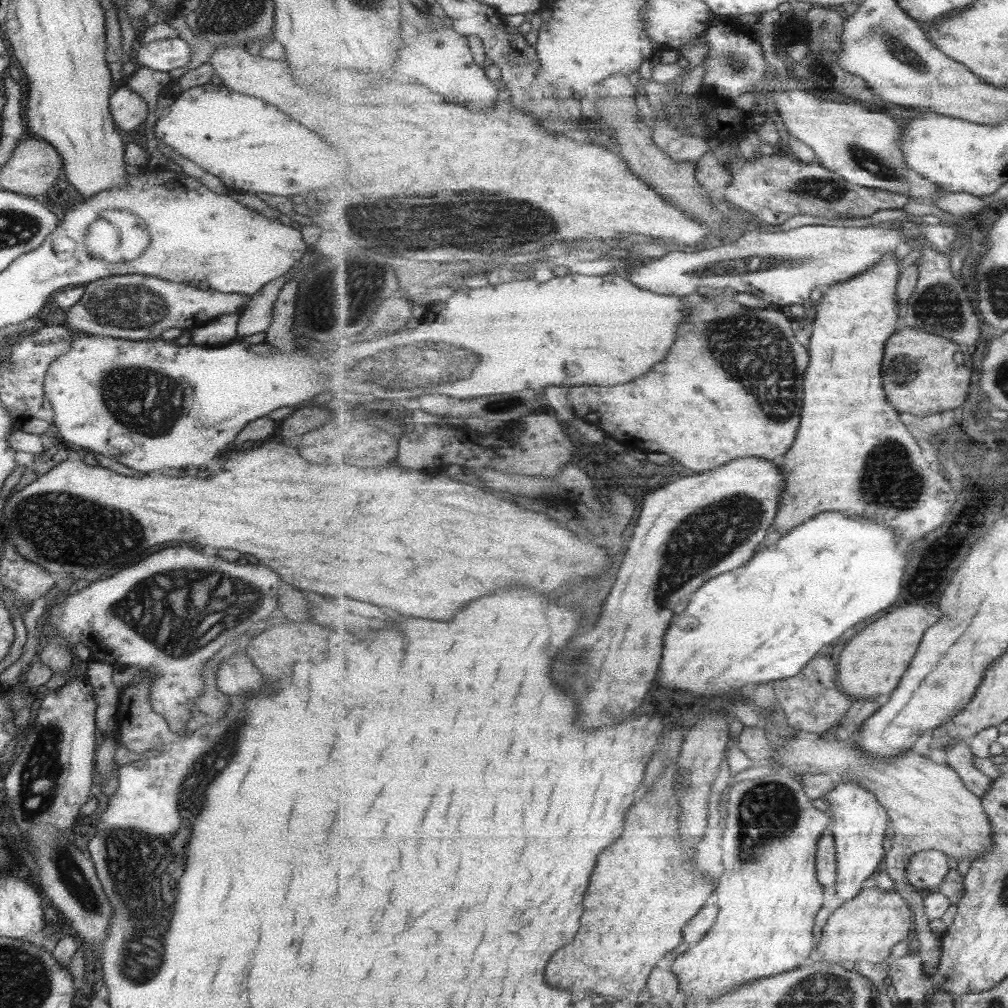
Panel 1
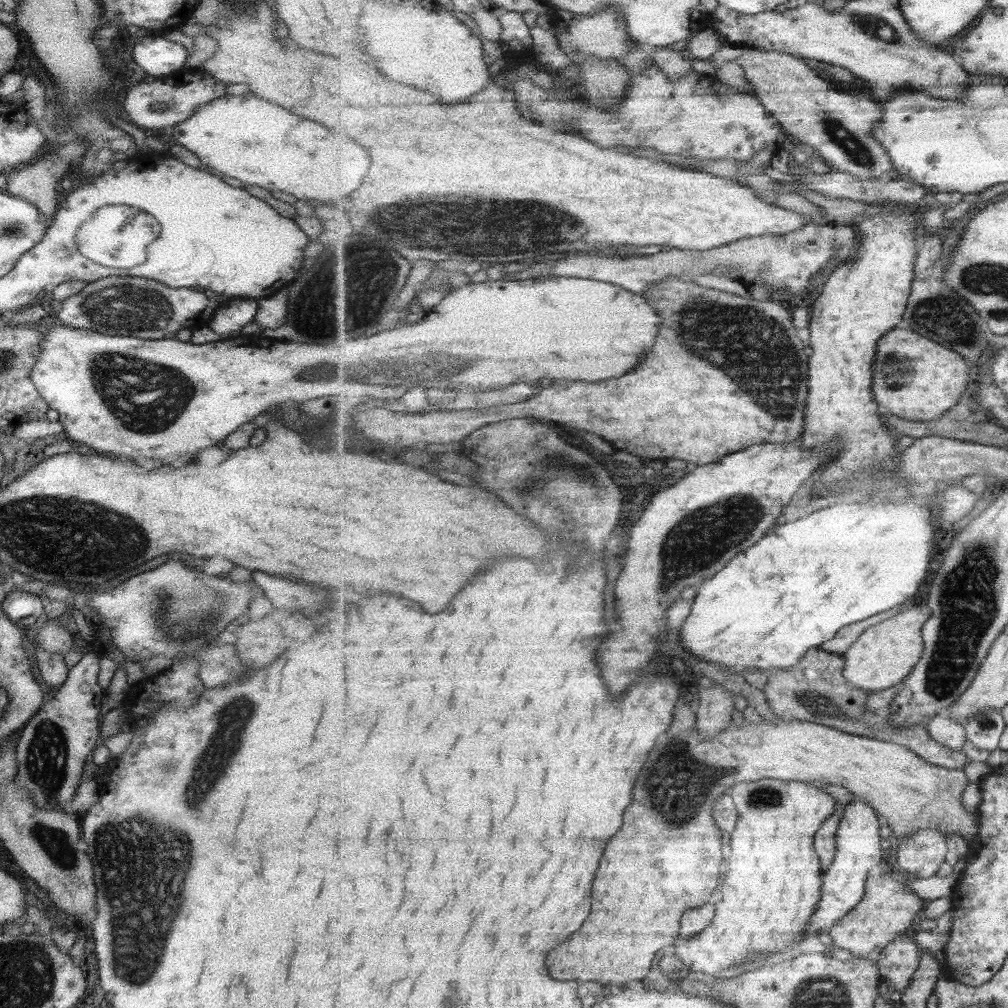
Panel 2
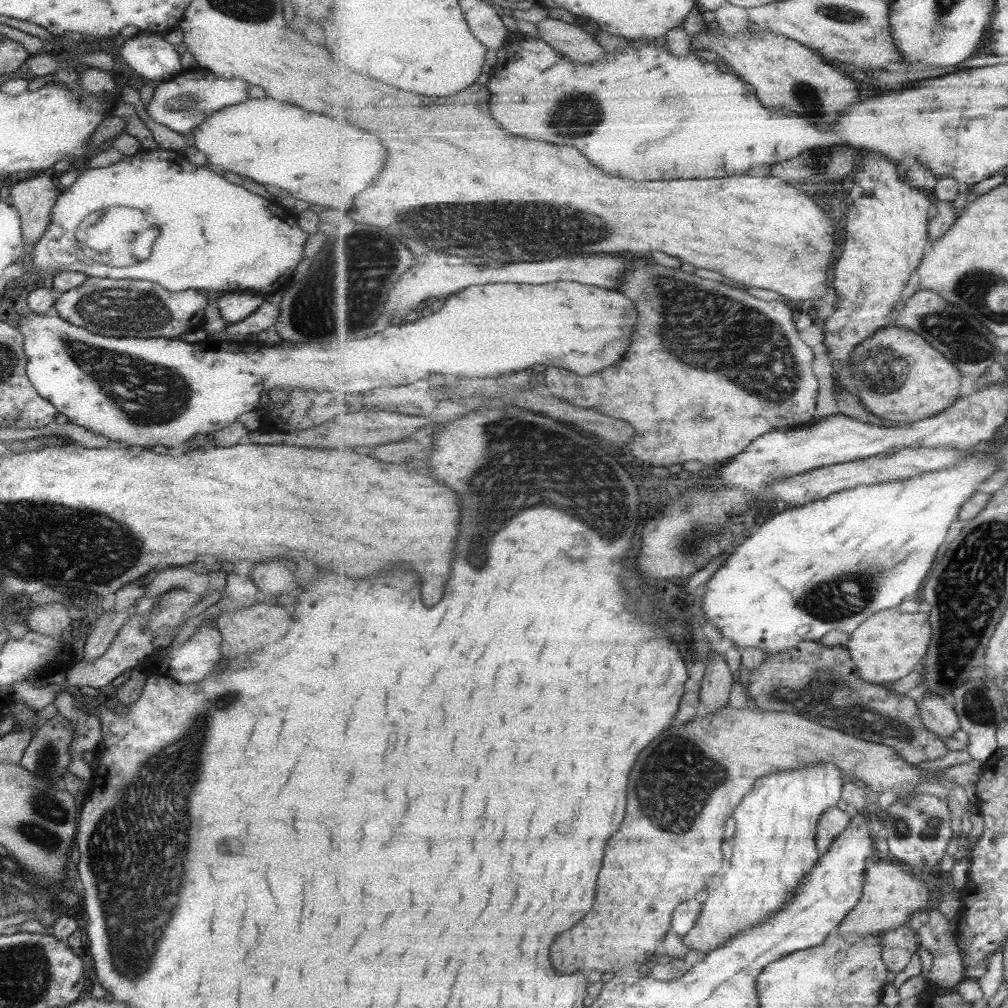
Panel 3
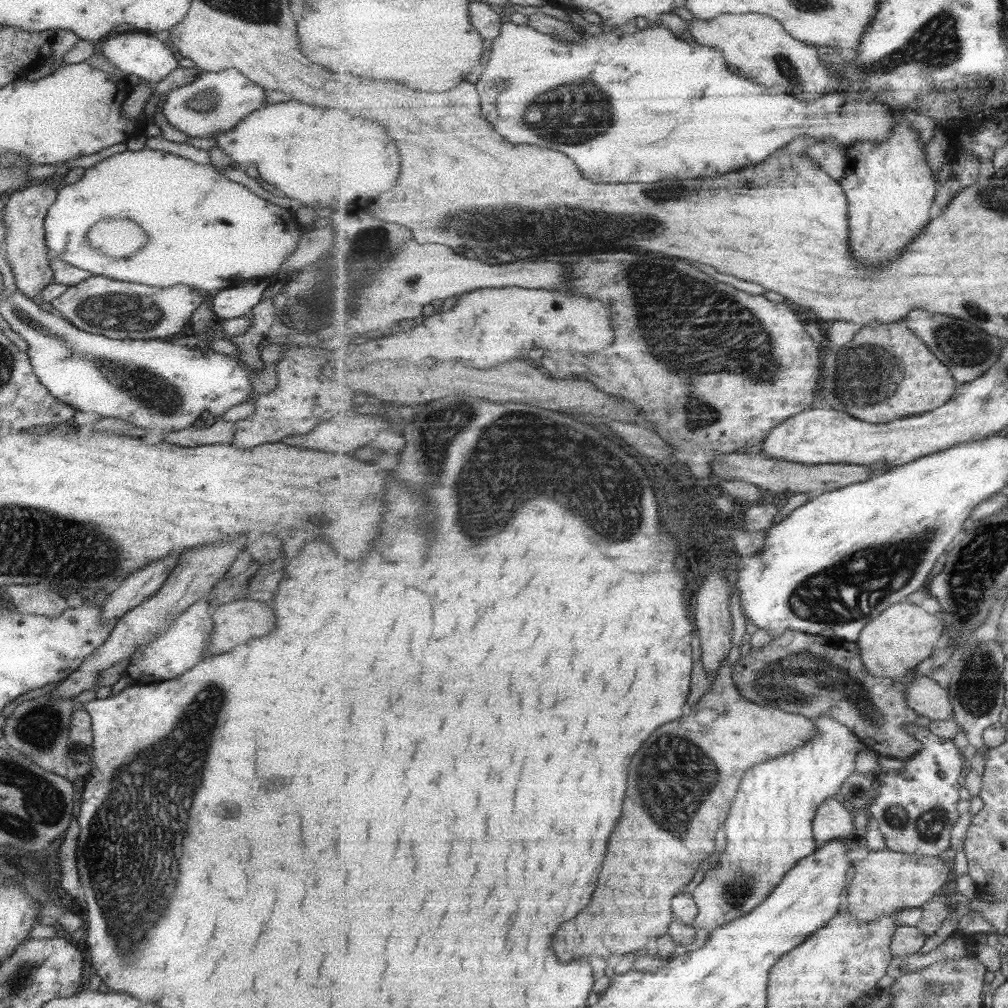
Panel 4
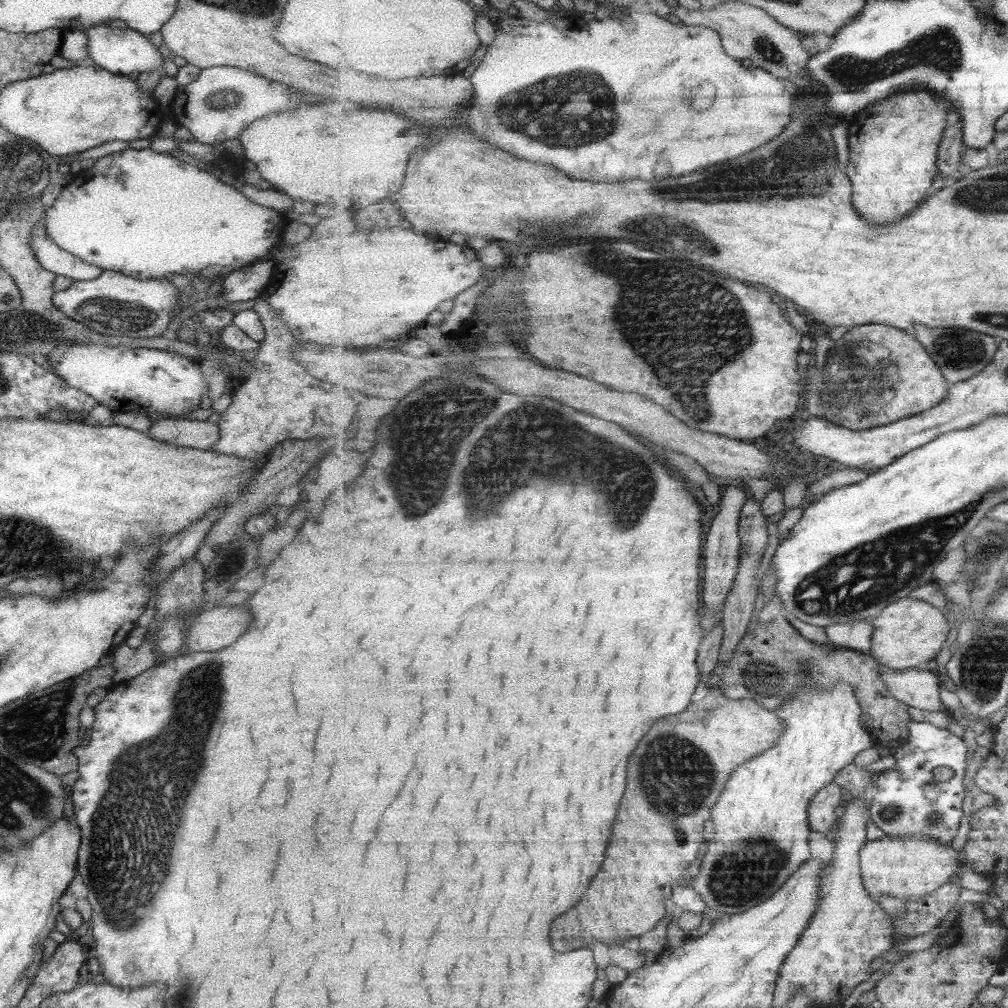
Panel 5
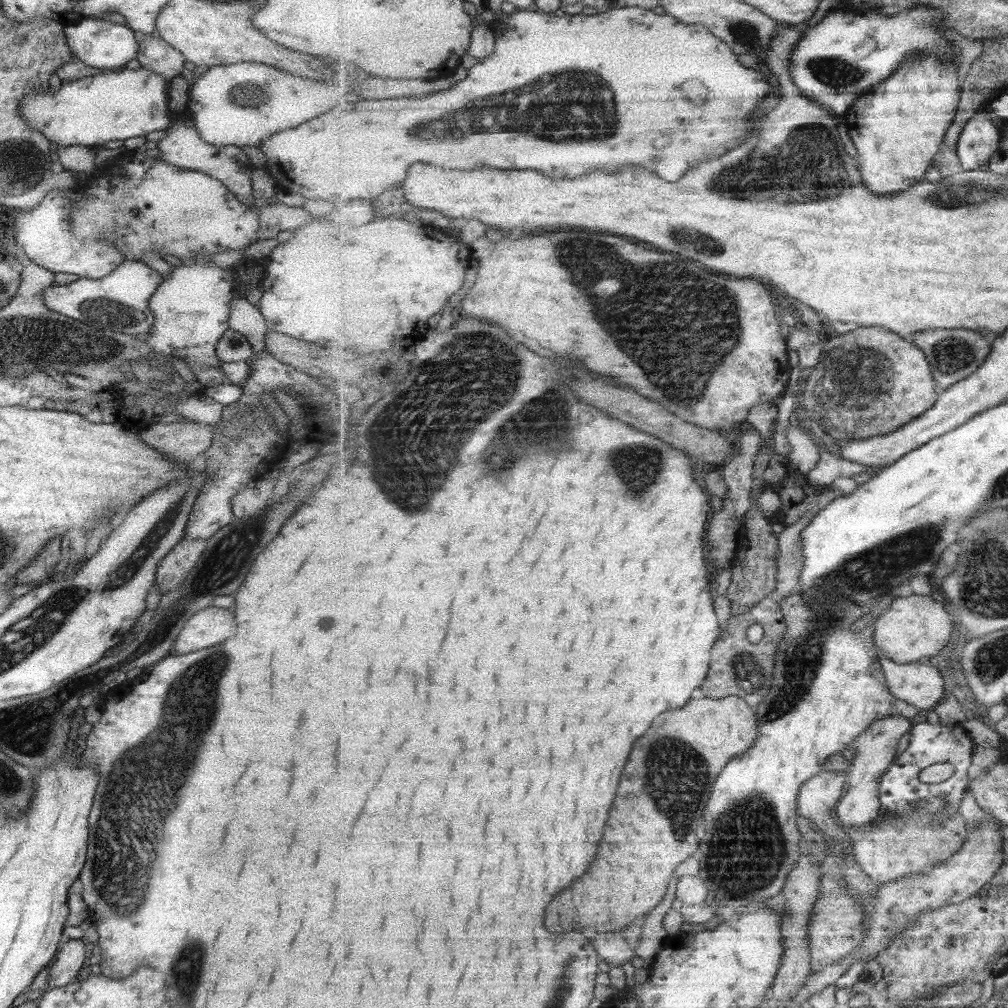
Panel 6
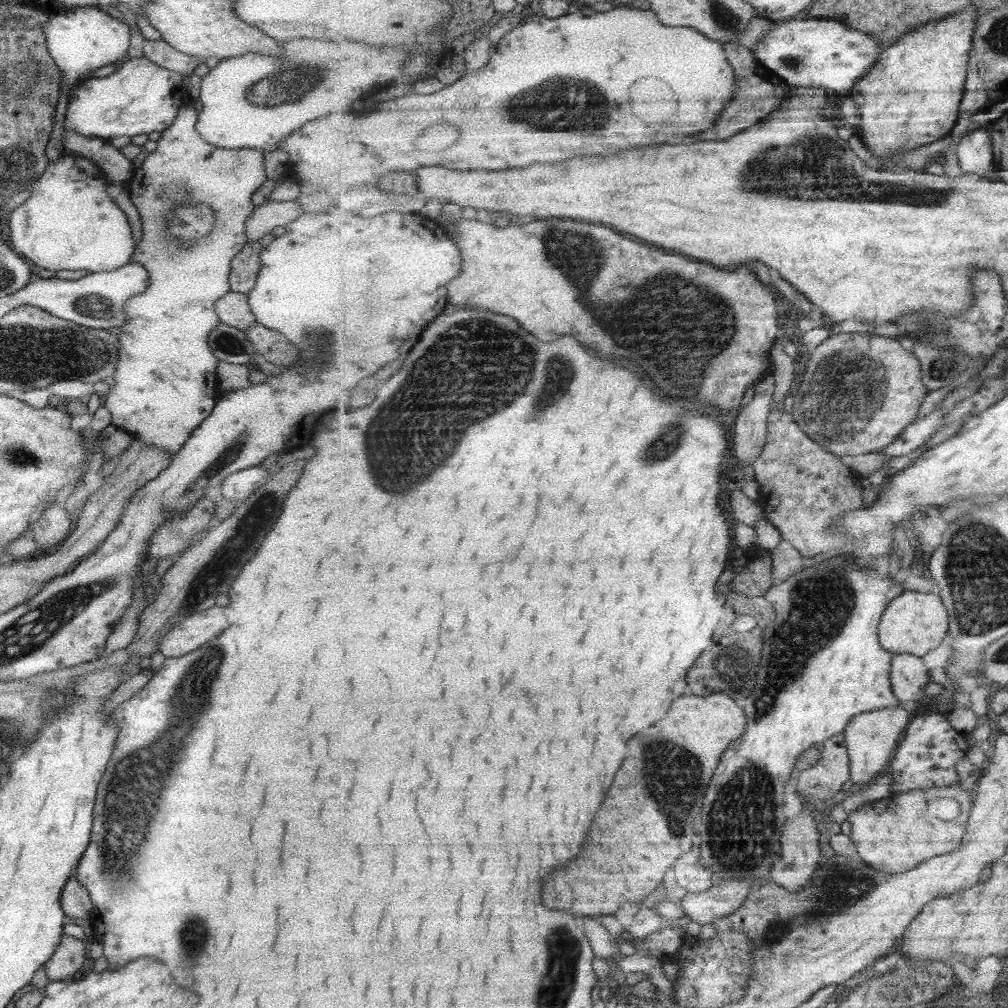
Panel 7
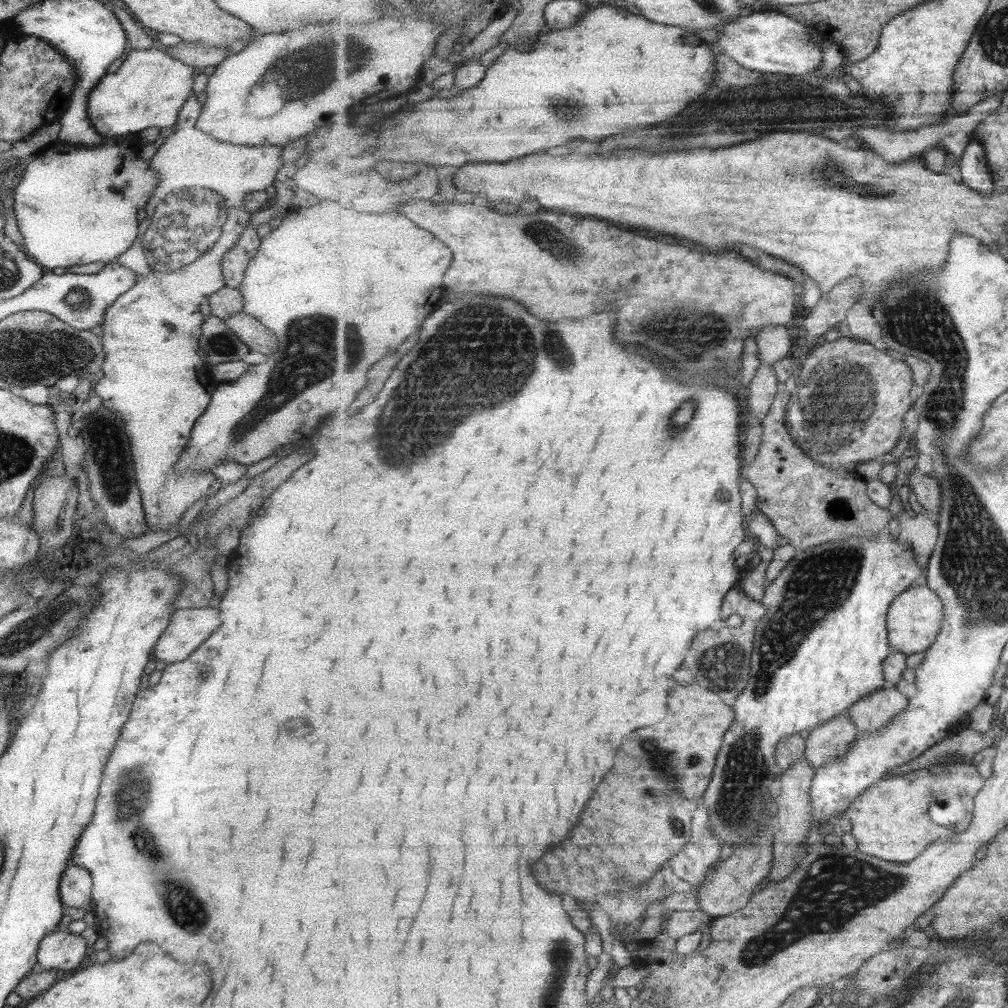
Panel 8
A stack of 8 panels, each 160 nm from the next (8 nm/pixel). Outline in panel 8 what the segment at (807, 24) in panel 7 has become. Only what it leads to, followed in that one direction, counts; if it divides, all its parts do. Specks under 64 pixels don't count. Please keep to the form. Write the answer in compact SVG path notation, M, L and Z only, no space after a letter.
M755 12L727 21L718 29L715 43L710 45L715 52L728 54L741 66L761 73L805 76L819 72L823 64L822 38L817 28L809 28L797 19L777 12Z

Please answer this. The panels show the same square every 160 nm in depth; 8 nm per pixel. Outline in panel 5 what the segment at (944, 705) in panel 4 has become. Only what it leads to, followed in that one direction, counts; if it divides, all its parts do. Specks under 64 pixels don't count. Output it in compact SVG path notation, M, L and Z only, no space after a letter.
M883 664L881 668L884 681L901 702L919 710L945 710L939 696L940 674L930 672L925 667L895 670Z

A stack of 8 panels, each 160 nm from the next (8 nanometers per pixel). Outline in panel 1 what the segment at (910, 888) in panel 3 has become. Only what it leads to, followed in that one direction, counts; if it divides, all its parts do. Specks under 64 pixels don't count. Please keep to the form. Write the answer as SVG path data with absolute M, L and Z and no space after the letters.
M863 887L857 897L843 903L829 916L826 925L822 929L822 936L819 938L817 946L823 954L823 959L827 962L842 964L846 960L853 962L868 960L879 964L891 956L893 948L905 941L913 927L913 911L901 893L894 889L883 890L878 887Z

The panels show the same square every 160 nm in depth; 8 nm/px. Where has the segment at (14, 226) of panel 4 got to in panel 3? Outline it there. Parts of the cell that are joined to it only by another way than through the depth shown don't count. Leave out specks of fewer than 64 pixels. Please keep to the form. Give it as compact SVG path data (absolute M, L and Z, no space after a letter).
M47 174L39 178L23 178L9 188L11 205L19 213L21 234L28 250L39 240L45 227L49 224L49 215L61 188L55 190L55 182Z

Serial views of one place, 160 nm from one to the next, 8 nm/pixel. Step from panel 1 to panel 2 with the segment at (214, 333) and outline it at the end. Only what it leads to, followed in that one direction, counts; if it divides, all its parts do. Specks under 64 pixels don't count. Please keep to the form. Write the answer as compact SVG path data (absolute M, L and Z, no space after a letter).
M233 297L222 299L213 310L206 326L219 336L218 339L229 339L230 334L237 334L249 322L254 320L258 307L255 299Z

